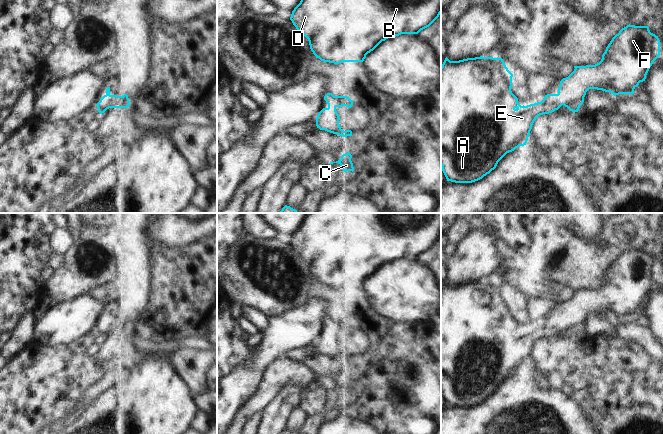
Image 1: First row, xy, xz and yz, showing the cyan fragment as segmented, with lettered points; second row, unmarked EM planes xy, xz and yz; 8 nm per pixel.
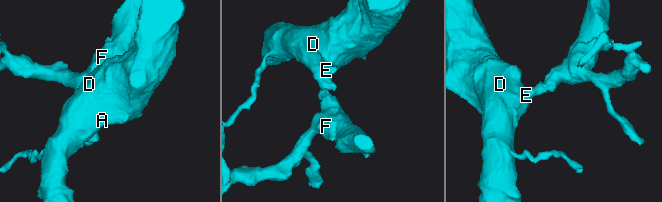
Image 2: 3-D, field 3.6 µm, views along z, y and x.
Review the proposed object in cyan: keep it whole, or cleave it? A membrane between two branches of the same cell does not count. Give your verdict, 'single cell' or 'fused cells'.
single cell

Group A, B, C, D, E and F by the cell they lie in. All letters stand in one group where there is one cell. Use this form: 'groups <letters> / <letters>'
groups A B C D E F

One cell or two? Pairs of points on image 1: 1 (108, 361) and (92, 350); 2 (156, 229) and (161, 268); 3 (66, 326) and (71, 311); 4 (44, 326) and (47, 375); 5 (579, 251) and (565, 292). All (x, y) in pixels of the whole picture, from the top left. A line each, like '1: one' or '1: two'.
1: two
2: two
3: one
4: two
5: two

